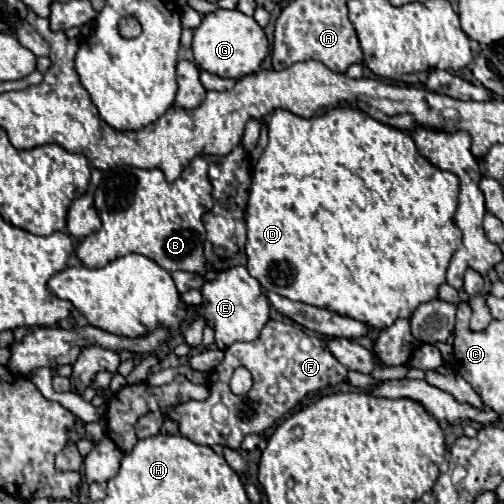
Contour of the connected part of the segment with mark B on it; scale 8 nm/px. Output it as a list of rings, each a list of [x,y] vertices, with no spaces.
[[[202,155],[194,157],[194,159],[190,161],[190,165],[182,171],[182,175],[180,175],[174,183],[168,183],[168,181],[164,179],[164,173],[162,173],[160,169],[118,167],[118,169],[104,171],[100,185],[98,185],[96,191],[94,191],[94,207],[96,207],[96,211],[98,211],[98,217],[100,217],[100,221],[102,221],[102,227],[100,227],[96,233],[88,235],[84,241],[80,241],[78,247],[76,247],[76,253],[78,253],[78,257],[82,259],[82,263],[84,263],[86,267],[90,267],[90,269],[92,269],[92,267],[104,267],[106,263],[110,263],[110,261],[114,261],[114,259],[118,259],[118,257],[124,257],[124,255],[128,255],[128,253],[140,253],[140,255],[146,255],[148,259],[156,261],[156,263],[158,263],[162,269],[166,269],[166,271],[180,271],[180,269],[182,269],[182,271],[200,271],[200,275],[204,275],[206,279],[214,279],[216,273],[214,273],[214,271],[206,271],[206,267],[204,267],[204,235],[206,235],[206,231],[204,231],[204,223],[202,223],[202,215],[204,215],[206,211],[210,211],[212,205],[214,205],[214,201],[212,201],[212,183],[210,183],[210,179],[208,179],[208,161],[206,161]]]

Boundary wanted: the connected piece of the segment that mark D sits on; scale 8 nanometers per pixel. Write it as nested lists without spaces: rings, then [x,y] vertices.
[[[350,105],[334,107],[326,111],[324,115],[316,115],[310,119],[294,115],[292,111],[286,111],[286,109],[276,109],[268,123],[268,137],[270,137],[268,147],[260,155],[252,173],[250,199],[246,207],[246,229],[248,229],[248,239],[246,239],[248,265],[246,267],[250,275],[260,281],[264,291],[274,291],[292,301],[304,301],[308,305],[330,309],[334,313],[364,321],[372,329],[386,329],[400,317],[410,319],[412,311],[416,311],[420,303],[432,301],[436,297],[438,287],[446,281],[446,269],[448,269],[450,257],[462,243],[462,233],[454,225],[454,213],[458,209],[458,193],[460,193],[460,181],[454,173],[442,171],[434,167],[426,157],[422,157],[408,131],[396,129],[392,125],[384,125],[372,119],[368,113]]]

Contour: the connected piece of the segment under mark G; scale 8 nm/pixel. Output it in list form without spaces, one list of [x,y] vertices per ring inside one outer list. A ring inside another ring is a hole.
[[[220,9],[204,15],[202,23],[194,29],[192,53],[200,69],[214,73],[218,77],[240,79],[244,75],[260,71],[260,65],[268,55],[268,39],[262,27],[254,21],[254,17],[248,17],[238,9],[232,9],[232,11]]]

